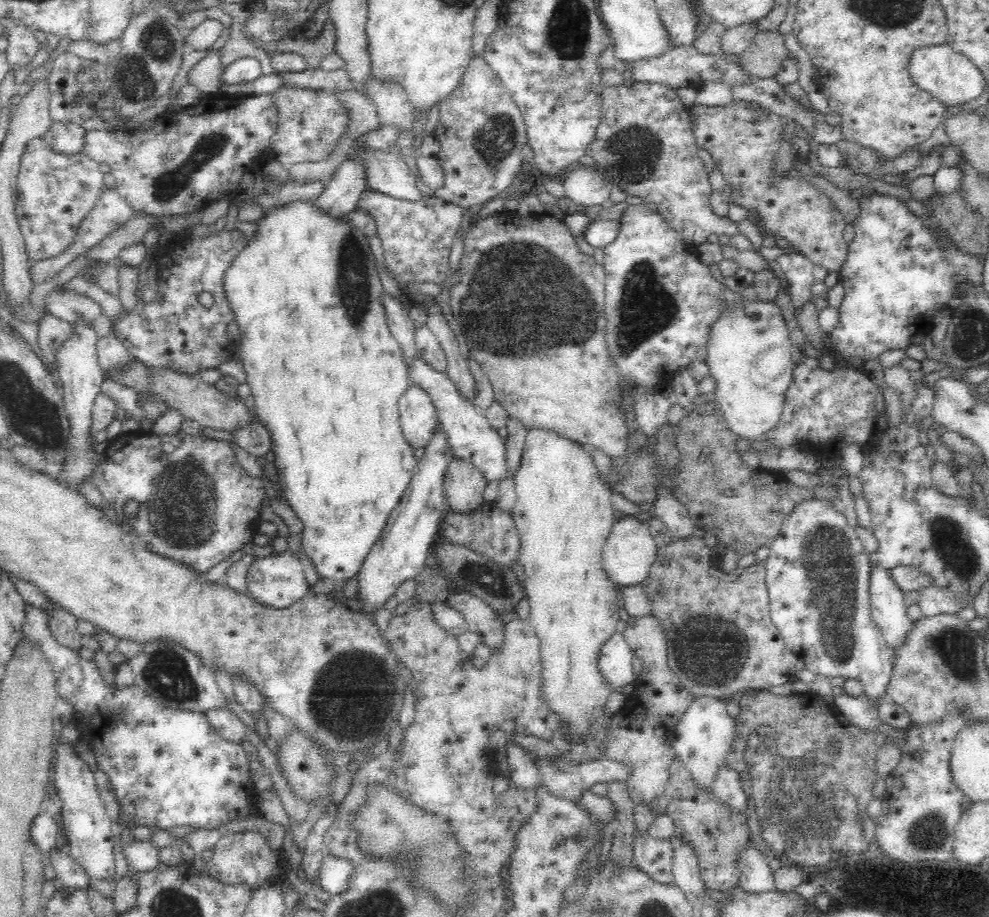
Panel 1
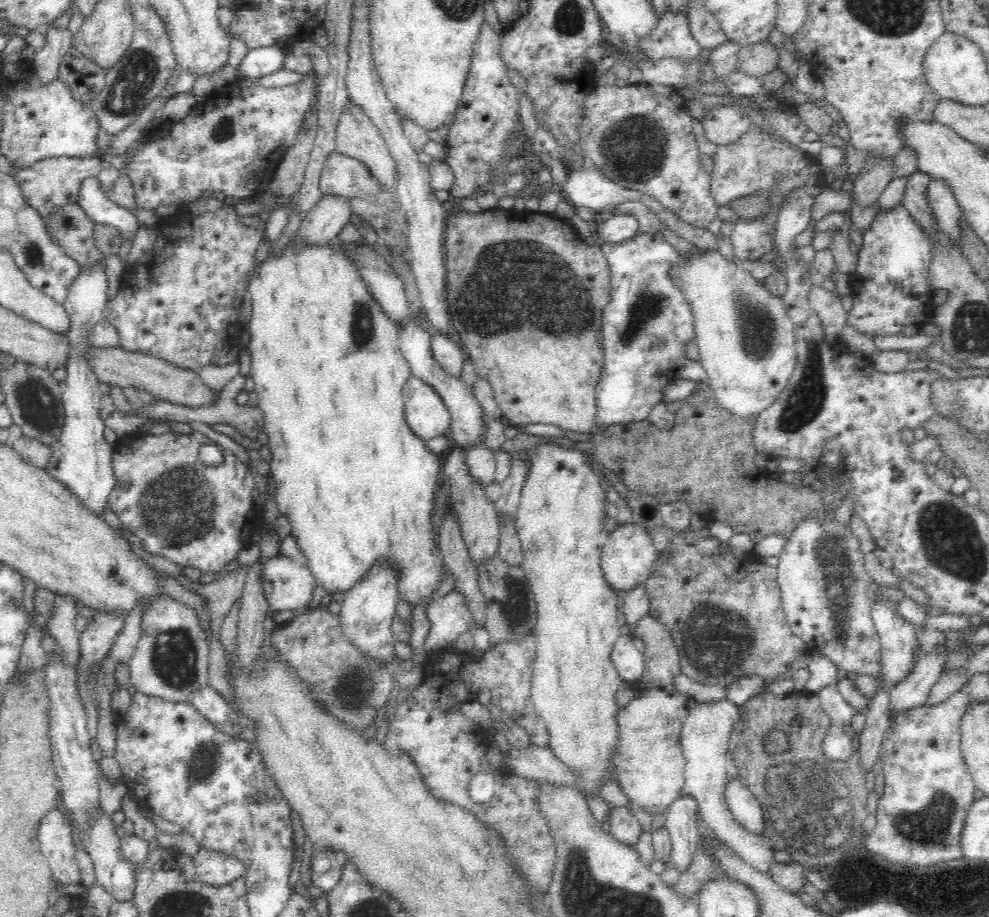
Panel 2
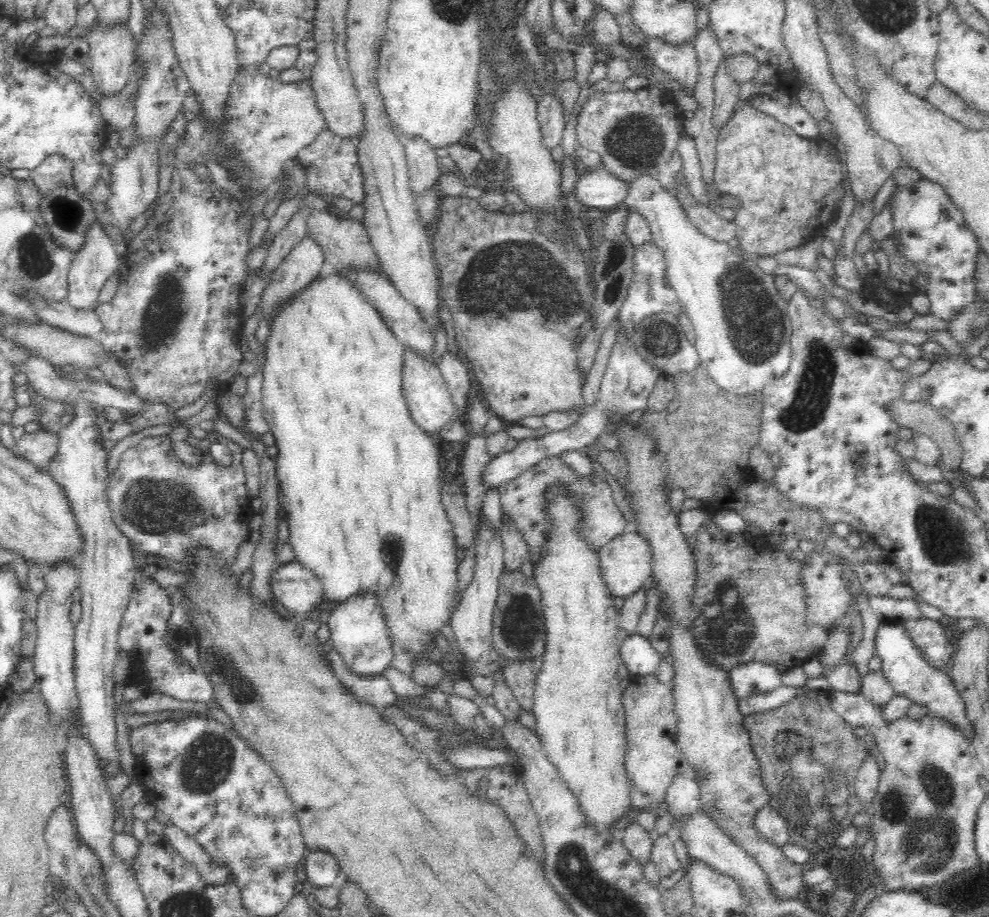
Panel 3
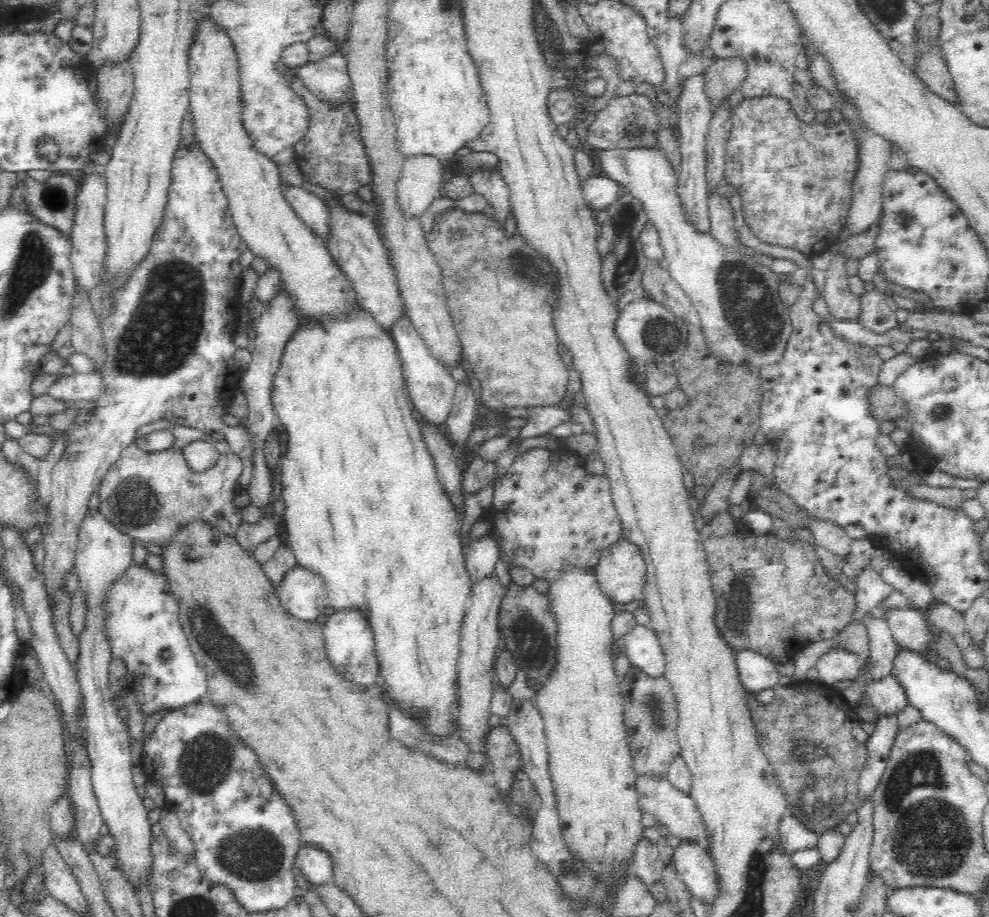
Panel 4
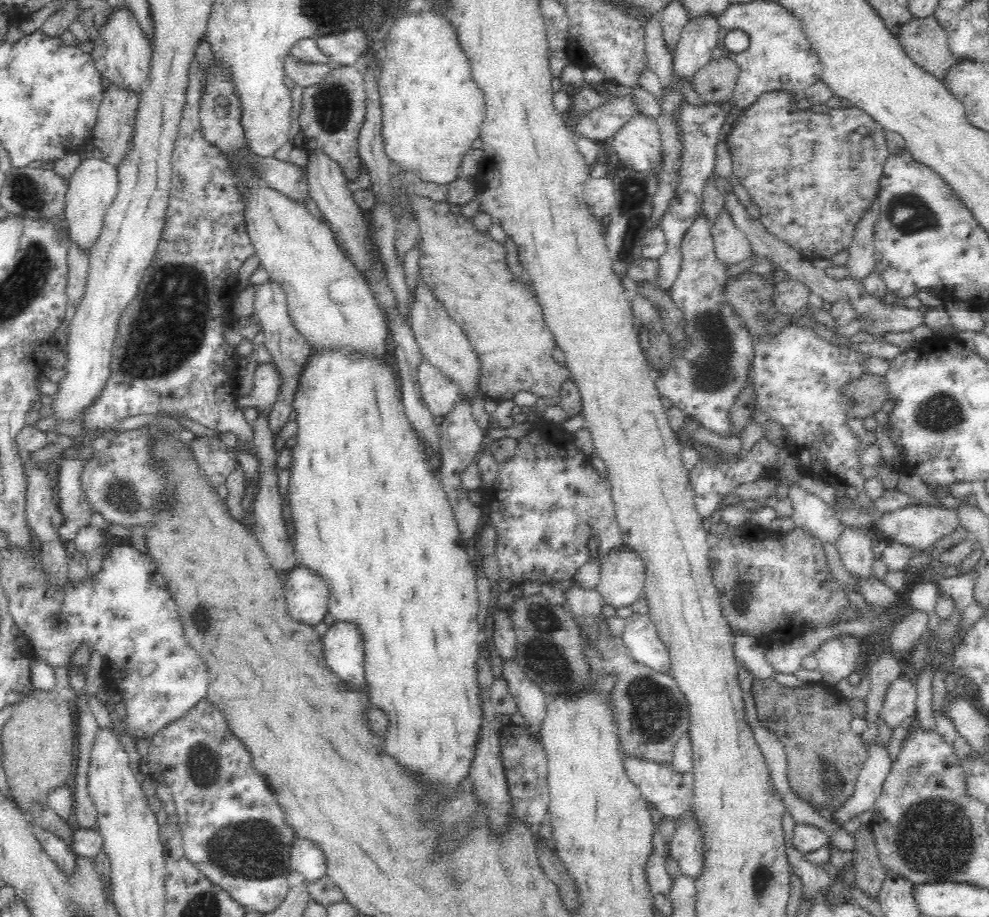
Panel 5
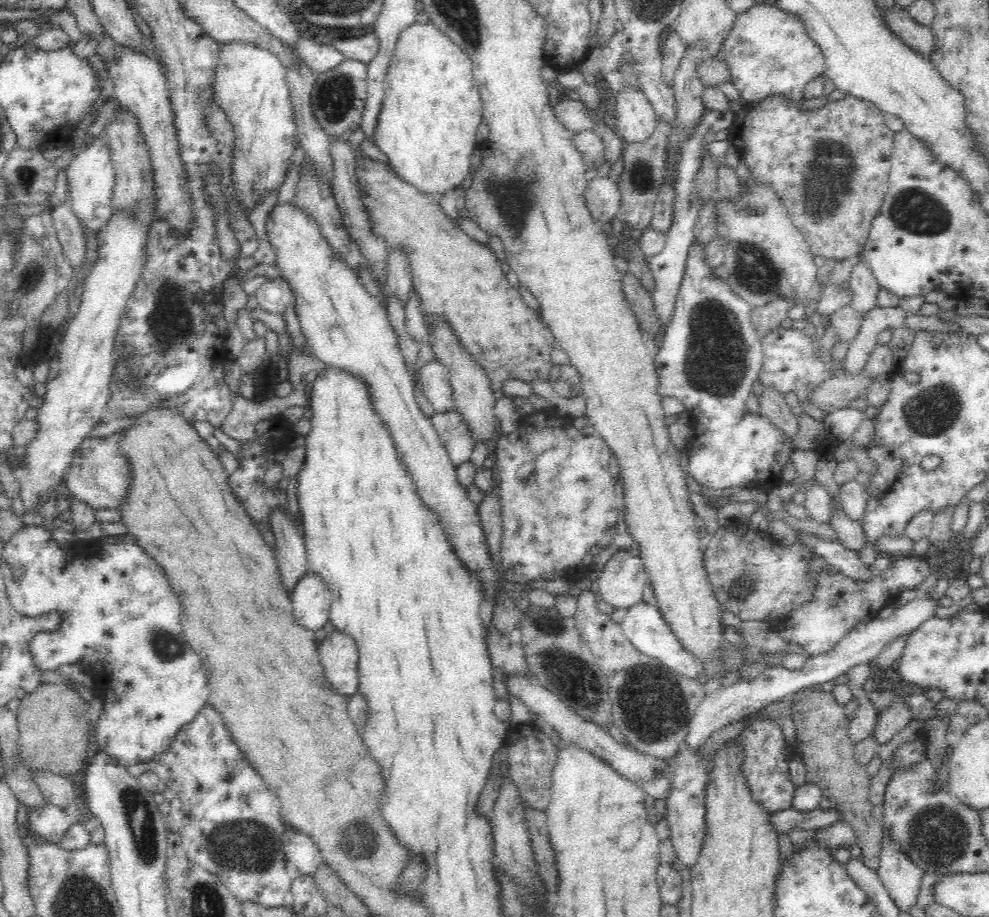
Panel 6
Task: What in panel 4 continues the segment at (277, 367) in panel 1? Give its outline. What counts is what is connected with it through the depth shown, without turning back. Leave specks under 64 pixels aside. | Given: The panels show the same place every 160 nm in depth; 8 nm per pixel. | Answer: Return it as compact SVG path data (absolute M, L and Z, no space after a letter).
M364 310L342 321L322 322L316 326L300 323L282 356L282 366L274 380L274 407L280 419L280 428L288 434L285 450L279 463L281 476L281 496L286 505L285 528L289 546L298 565L320 574L328 590L328 606L335 612L357 610L370 625L374 644L374 657L378 663L378 681L382 684L383 701L390 708L398 709L404 716L413 720L425 734L446 740L457 732L460 705L460 685L458 668L461 656L460 640L464 614L469 606L474 583L466 569L466 556L462 546L461 517L454 508L444 486L440 484L435 471L432 455L427 452L416 412L405 392L402 363L395 340Z

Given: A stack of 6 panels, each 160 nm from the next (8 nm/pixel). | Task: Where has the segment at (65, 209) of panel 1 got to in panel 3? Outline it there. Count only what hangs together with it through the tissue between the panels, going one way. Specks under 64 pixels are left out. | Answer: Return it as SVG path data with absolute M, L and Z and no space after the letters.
M58 153L47 156L42 164L39 164L34 171L30 171L29 179L40 189L40 194L47 193L62 182L72 187L74 180L70 159Z

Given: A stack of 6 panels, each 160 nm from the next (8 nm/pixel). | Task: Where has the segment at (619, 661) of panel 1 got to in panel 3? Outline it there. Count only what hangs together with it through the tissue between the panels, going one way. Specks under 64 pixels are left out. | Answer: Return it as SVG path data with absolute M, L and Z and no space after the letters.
M629 634L620 644L620 657L626 669L635 675L655 676L660 682L670 685L673 677L671 661L657 652L650 639L642 634Z

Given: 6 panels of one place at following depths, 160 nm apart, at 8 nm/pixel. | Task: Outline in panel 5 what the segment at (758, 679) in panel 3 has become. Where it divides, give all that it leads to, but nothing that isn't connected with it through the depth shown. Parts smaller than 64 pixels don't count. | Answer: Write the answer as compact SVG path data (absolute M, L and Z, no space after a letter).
M744 631L733 632L733 650L738 664L744 665L755 679L772 678L775 670L764 660L764 648L755 636Z

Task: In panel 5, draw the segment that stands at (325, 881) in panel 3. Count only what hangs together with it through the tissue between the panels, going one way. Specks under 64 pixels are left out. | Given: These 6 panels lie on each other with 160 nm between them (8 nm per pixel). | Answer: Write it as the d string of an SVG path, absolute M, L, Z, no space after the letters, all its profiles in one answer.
M294 836L290 852L291 870L300 872L306 882L316 880L327 873L324 853L314 841Z

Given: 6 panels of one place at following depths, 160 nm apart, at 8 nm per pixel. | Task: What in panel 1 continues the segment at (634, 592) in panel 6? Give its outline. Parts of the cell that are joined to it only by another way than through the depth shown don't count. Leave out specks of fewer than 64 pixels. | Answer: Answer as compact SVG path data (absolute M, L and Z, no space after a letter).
M637 516L618 518L610 530L607 542L601 555L603 569L609 580L618 588L632 587L641 584L648 576L658 554L648 526Z

